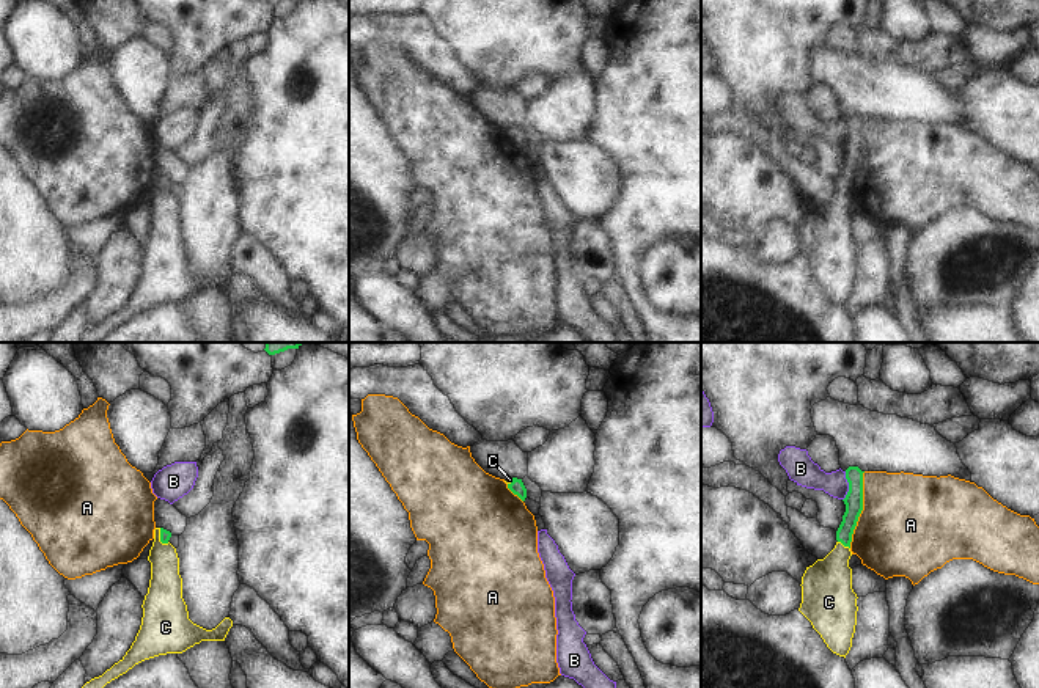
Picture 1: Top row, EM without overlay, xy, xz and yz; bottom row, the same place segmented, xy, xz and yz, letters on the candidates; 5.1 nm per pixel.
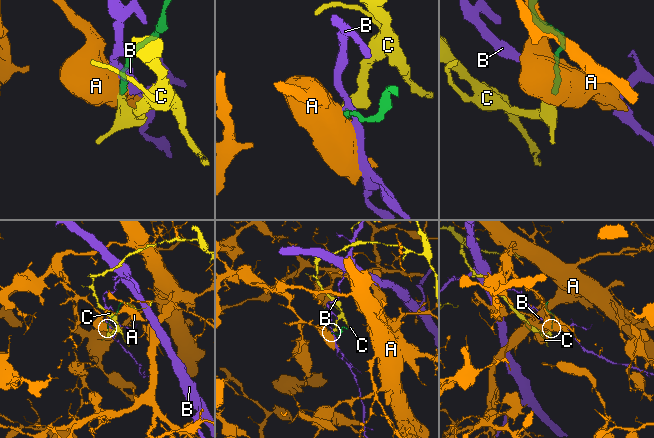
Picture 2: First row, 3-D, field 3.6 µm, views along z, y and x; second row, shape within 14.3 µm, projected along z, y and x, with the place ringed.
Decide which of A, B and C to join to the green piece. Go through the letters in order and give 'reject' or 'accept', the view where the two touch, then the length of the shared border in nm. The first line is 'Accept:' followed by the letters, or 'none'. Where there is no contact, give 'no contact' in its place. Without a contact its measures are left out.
Accept: C
A: reject; meets green in yz; contact 400 nm long
B: reject; meets green in yz; contact 150 nm long
C: accept; meets green in yz; contact 80 nm long

